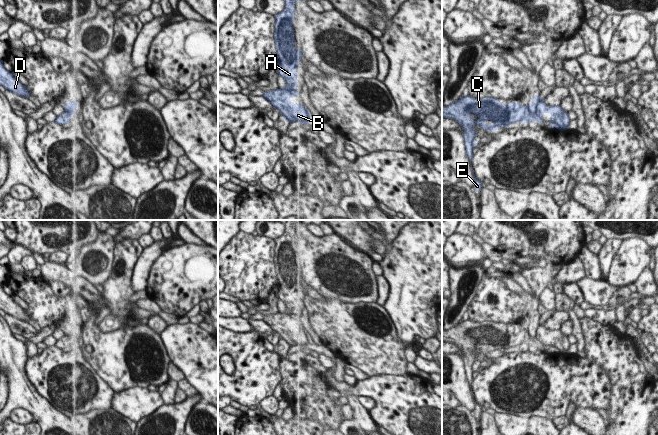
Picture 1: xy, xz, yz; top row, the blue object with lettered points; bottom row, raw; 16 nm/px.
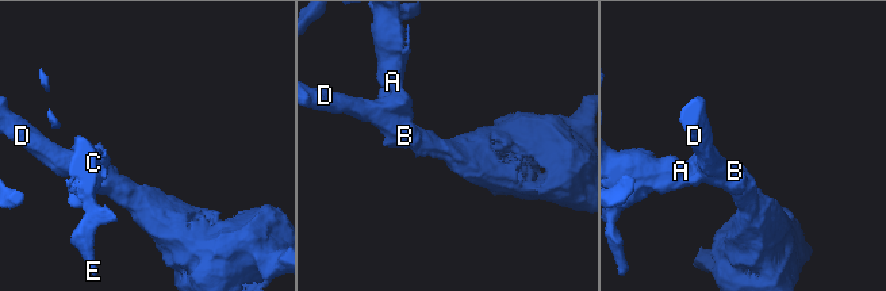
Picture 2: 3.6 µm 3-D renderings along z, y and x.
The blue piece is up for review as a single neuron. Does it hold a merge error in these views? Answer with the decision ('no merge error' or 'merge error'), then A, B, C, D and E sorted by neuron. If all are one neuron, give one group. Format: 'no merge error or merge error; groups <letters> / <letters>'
merge error; groups A C E / B D

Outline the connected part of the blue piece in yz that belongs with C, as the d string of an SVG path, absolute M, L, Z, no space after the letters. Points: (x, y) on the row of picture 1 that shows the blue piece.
M467 94L450 106L442 106L442 117L456 120L465 130L463 137L471 169L473 149L477 144L474 125L493 132L502 126L508 128L511 123L535 121L530 115L529 106L515 102L502 104L499 99L492 97L474 99Z

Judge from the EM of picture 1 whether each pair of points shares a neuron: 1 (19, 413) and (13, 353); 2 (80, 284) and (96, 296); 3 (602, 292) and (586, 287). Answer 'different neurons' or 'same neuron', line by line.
1: different neurons
2: same neuron
3: same neuron

